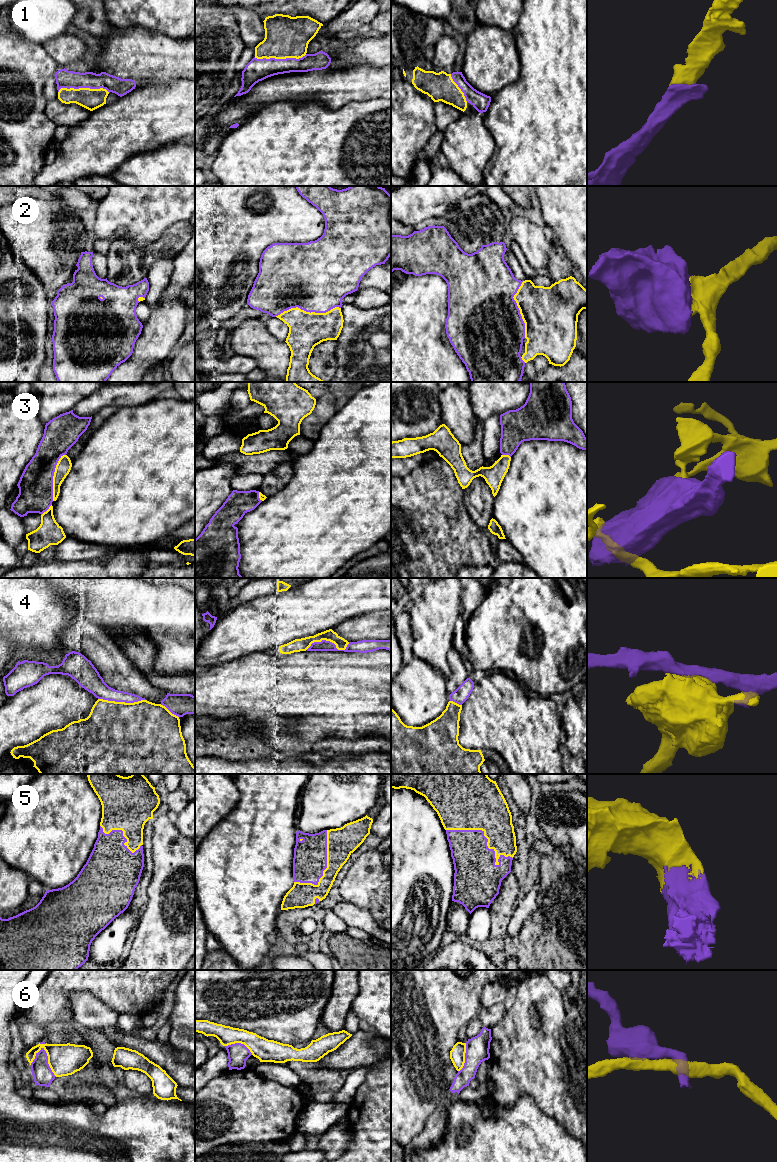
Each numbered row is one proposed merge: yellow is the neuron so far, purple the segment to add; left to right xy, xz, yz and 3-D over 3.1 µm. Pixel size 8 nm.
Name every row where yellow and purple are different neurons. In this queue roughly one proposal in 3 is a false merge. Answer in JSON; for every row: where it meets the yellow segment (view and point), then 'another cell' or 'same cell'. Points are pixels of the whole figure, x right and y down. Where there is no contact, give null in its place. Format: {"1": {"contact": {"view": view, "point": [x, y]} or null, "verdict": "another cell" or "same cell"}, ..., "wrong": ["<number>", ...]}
{"1": {"contact": {"view": "xy", "point": [84, 88]}, "verdict": "same cell"}, "2": {"contact": {"view": "xz", "point": [307, 312]}, "verdict": "same cell"}, "3": {"contact": {"view": "xy", "point": [53, 477]}, "verdict": "another cell"}, "4": {"contact": {"view": "xz", "point": [329, 640]}, "verdict": "same cell"}, "5": {"contact": {"view": "yz", "point": [484, 835]}, "verdict": "same cell"}, "6": {"contact": {"view": "xy", "point": [48, 1062]}, "verdict": "another cell"}, "wrong": ["3", "6"]}

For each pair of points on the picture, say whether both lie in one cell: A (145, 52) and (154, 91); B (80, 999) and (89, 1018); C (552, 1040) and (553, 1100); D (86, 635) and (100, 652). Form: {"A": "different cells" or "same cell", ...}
{"A": "different cells", "B": "same cell", "C": "same cell", "D": "same cell"}

